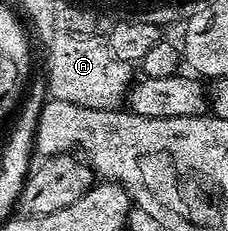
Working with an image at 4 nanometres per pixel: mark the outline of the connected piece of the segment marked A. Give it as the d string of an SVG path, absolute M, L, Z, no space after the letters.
M56 33L50 38L48 46L48 92L52 98L66 100L66 104L78 104L82 108L99 110L119 110L125 105L128 91L134 81L133 67L118 60L108 51L107 45L96 36Z

